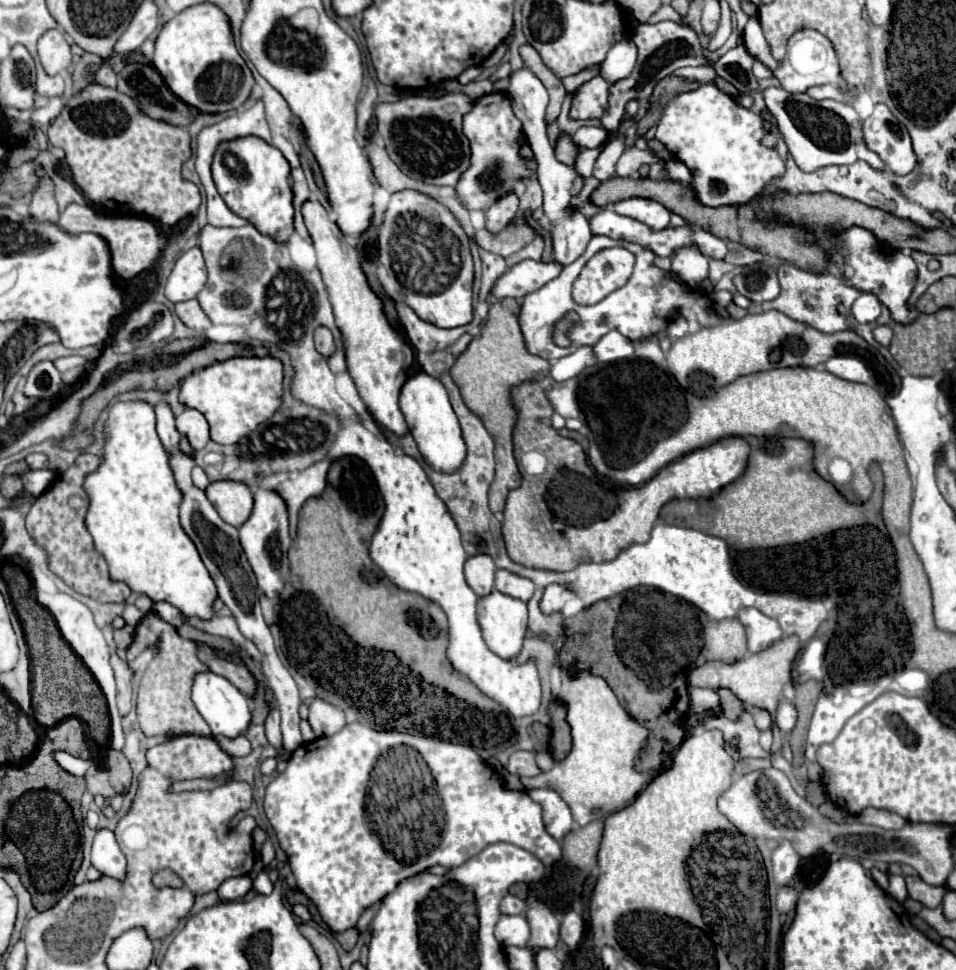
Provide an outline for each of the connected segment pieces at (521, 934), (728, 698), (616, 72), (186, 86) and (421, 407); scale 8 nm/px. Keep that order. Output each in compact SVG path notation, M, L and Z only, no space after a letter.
M501 915L495 925L495 937L503 947L525 947L529 939L529 923L523 915Z
M721 689L721 691L719 691L719 697L721 697L721 713L723 713L723 715L735 719L735 717L739 717L739 715L743 713L745 705L743 705L739 699L735 699L733 695L729 695L729 691Z
M623 39L611 47L607 59L601 63L601 77L605 81L619 81L631 75L637 61L637 47L631 39Z
M211 3L187 7L187 11L177 13L163 25L155 41L153 65L169 89L201 113L239 109L255 85L247 63L235 47L227 15Z
M423 371L413 375L401 389L399 407L401 407L401 413L405 415L405 421L409 425L409 433L413 435L423 461L439 473L459 471L465 457L467 457L467 445L461 435L459 419L457 419L457 415L449 403L447 391L439 383L439 379L423 373Z

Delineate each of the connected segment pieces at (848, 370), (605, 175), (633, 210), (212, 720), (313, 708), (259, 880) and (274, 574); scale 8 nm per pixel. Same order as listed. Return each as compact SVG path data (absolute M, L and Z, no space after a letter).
M837 355L831 357L825 363L825 369L845 381L855 381L855 383L867 383L871 379L869 369L855 357L845 357L845 355Z
M619 133L619 135L605 147L605 151L599 155L599 159L597 159L597 163L595 163L595 169L593 169L593 175L595 175L599 181L607 181L607 179L615 177L615 165L617 165L617 161L619 161L619 157L623 155L625 147L627 147L625 141L627 141L627 137Z
M641 197L617 201L613 205L613 211L619 213L619 215L625 215L625 217L631 217L635 221L645 223L653 231L665 229L669 225L669 215L671 215L667 211L667 207L663 207L661 203L651 201L651 199L641 199Z
M203 673L203 675L195 677L193 703L195 703L197 711L201 713L201 717L207 721L207 725L211 727L211 731L215 735L225 735L229 739L243 735L249 729L251 719L253 719L249 699L233 683L229 683L225 677L215 675L215 673Z
M315 699L309 705L309 725L319 737L331 737L345 727L345 713L323 699Z
M259 873L253 881L253 891L255 893L261 893L261 895L269 895L273 891L273 883L269 881L267 873Z
M259 489L255 493L253 513L239 527L239 539L241 539L241 547L247 555L249 565L253 567L253 573L257 577L257 585L263 591L263 595L269 599L279 597L279 593L285 585L283 575L289 575L287 551L291 545L291 537L289 537L289 523L287 523L287 505L283 503L283 499L275 491Z

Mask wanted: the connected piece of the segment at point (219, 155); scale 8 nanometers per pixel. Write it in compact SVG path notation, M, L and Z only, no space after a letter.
M255 137L223 143L223 147L215 151L213 175L215 185L219 187L219 195L235 215L247 219L257 227L259 233L271 237L277 243L289 241L295 217L293 191L289 185L291 167L277 147Z

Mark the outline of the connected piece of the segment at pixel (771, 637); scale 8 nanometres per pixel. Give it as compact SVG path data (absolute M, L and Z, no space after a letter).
M745 607L737 611L737 619L743 623L747 631L747 643L749 651L763 651L763 647L769 647L771 643L781 639L781 627L775 619L763 615L759 609Z

